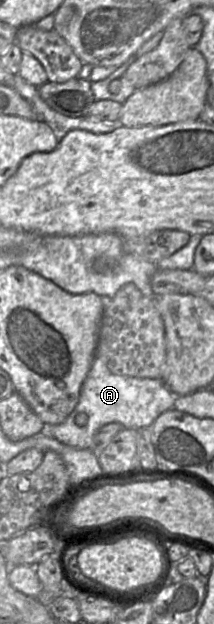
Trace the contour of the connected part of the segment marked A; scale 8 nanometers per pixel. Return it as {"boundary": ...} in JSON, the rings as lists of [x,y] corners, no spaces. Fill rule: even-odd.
{"boundary":[[[95,356],[82,385],[79,401],[67,418],[57,425],[45,425],[45,431],[71,447],[94,449],[93,437],[102,426],[117,422],[124,428],[151,428],[155,420],[172,409],[176,399],[162,379],[139,378],[112,373],[103,361]]]}

